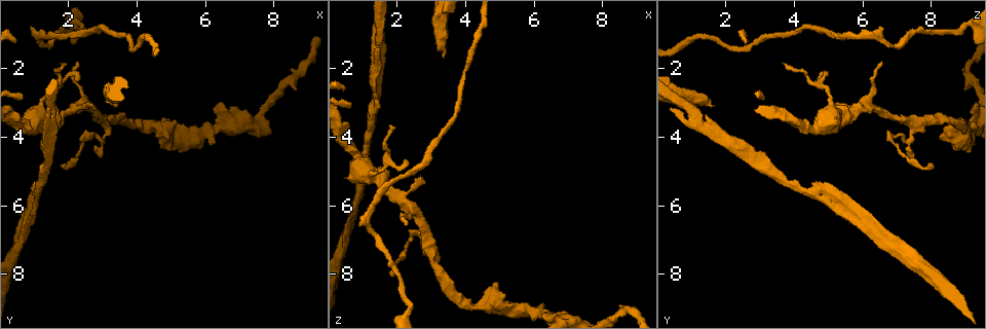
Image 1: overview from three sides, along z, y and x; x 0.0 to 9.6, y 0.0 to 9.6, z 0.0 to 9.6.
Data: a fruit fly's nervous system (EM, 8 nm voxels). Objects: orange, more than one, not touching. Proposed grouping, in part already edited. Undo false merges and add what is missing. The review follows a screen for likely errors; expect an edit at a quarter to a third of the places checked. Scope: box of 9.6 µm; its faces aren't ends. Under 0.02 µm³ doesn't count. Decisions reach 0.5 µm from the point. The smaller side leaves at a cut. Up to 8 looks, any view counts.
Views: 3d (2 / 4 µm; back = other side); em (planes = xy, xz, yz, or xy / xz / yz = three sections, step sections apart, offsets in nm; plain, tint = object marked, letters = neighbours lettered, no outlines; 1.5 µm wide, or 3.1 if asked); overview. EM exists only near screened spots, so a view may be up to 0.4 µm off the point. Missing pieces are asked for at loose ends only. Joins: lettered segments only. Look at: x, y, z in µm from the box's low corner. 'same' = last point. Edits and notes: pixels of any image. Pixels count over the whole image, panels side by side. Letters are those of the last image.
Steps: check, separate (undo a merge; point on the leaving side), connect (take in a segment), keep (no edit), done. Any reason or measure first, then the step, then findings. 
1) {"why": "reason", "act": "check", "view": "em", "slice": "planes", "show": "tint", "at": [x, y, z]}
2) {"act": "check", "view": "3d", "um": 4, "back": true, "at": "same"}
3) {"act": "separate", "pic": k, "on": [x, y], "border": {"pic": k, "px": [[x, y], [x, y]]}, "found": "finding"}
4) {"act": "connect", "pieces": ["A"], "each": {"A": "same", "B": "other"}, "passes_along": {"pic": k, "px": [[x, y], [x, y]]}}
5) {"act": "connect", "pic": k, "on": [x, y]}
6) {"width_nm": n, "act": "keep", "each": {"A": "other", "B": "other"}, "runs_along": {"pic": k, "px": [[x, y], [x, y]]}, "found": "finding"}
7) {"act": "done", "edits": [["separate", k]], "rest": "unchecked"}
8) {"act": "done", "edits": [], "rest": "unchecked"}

{"why": "branch stops here", "act": "check", "view": "3d", "um": 4, "at": [3.35, 3.10, 1.65]}

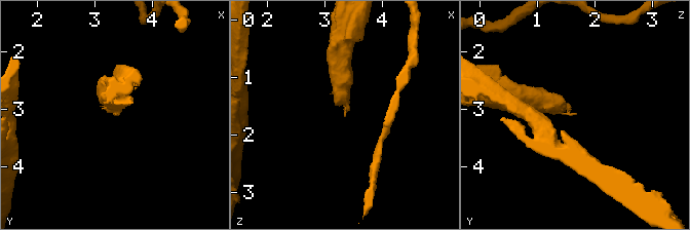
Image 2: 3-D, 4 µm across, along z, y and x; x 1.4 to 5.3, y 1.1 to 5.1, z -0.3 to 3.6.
{"why": "need the tissue", "act": "check", "view": "em", "slice": "xy", "step": 8, "show": "tint", "at": [3.30, 3.05, 1.70]}

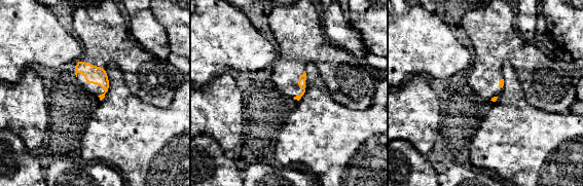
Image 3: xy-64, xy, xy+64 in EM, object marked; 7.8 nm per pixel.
{"act": "check", "view": "em", "slice": "planes", "show": "letters", "at": "same"}

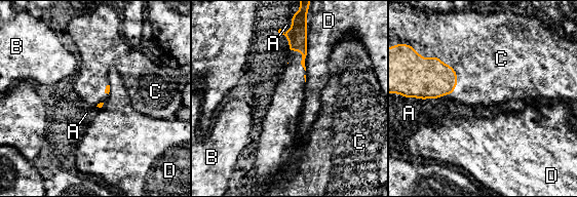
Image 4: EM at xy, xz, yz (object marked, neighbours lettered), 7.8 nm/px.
{"longest_contact_nm": ["C", 340], "act": "connect", "pieces": ["C"], "each": {"A": "other", "B": "other", "C": "same", "D": "other"}, "found": "the neuron continues"}

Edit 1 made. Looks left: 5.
{"act": "check", "view": "overview"}

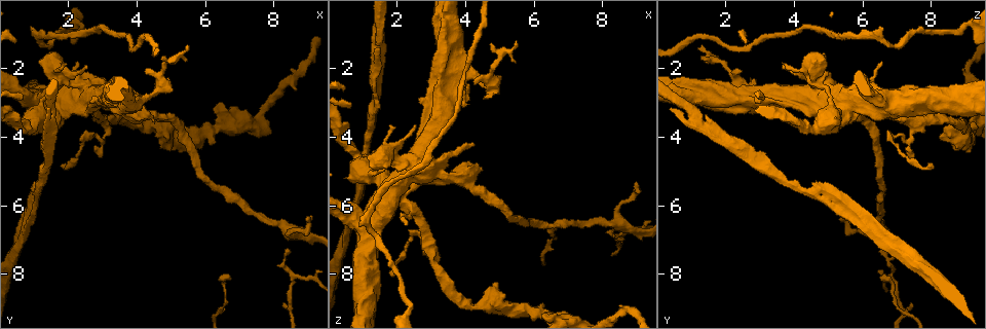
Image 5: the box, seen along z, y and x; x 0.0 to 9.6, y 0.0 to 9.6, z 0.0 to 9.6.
{"why": "three-way junction", "act": "check", "view": "em", "slice": "xy", "step": 4, "show": "tint", "at": [3.05, 3.55, 7.30]}

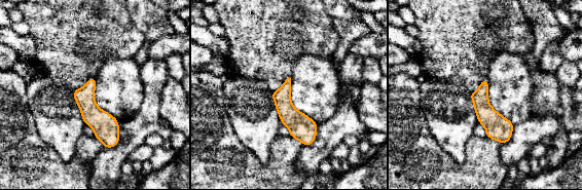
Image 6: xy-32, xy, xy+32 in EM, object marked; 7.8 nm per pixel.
{"why": "another direction", "act": "check", "view": "em", "slice": "planes", "show": "letters", "at": "same"}

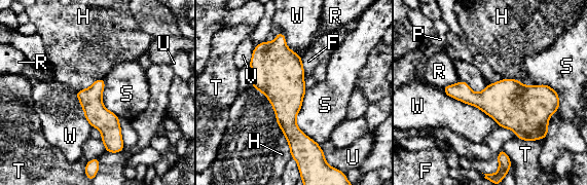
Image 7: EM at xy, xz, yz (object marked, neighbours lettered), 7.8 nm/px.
{"act": "keep", "each": {"F": "other", "H": "other", "P": "other", "R": "other", "S": "other", "T": "other", "U": "other", "V": "other", "W": "other"}, "runs_along": {"pic": 7, "px": [[100, 81], [96, 112], [117, 149]]}, "found": "one neuron here"}

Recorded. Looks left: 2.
{"why": "thin end", "act": "check", "view": "em", "slice": "yz", "step": 8, "show": "tint", "at": [2.20, 1.85, 6.55]}

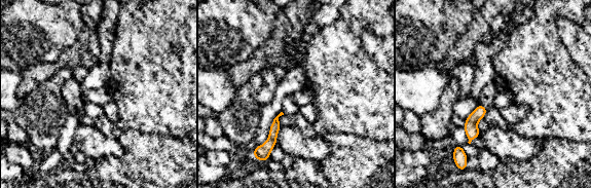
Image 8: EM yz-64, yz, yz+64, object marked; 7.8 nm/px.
{"why": "another direction", "act": "check", "view": "em", "slice": "planes", "show": "letters", "at": "same"}

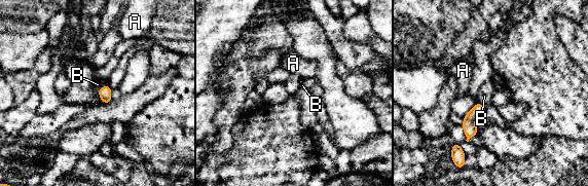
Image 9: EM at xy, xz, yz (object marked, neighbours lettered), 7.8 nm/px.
{"width_nm": 80, "act": "keep", "each": {"A": "other", "B": "other"}, "border": {"pic": 9, "px": [[477, 101], [485, 108]]}, "found": "no lettered segment goes on from it"}

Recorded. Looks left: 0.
{"act": "done", "edits": [["connect", 4]], "rest": "unchecked"}

